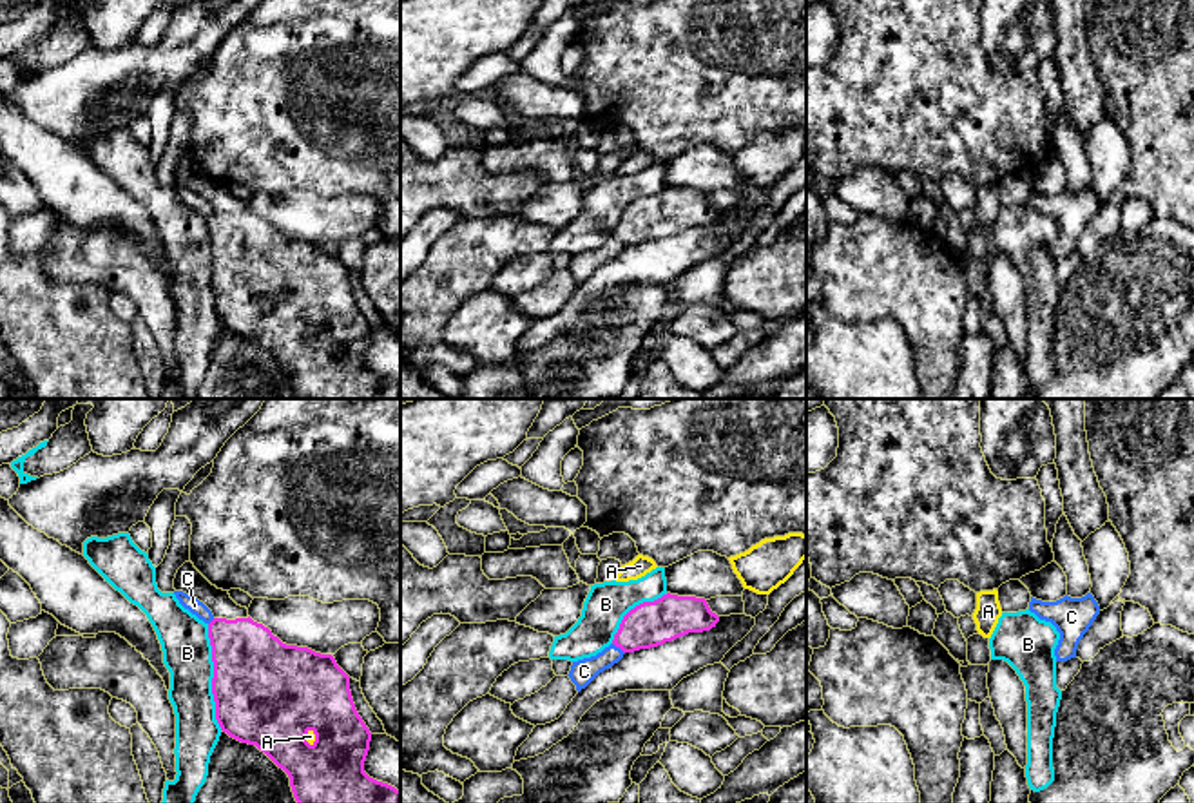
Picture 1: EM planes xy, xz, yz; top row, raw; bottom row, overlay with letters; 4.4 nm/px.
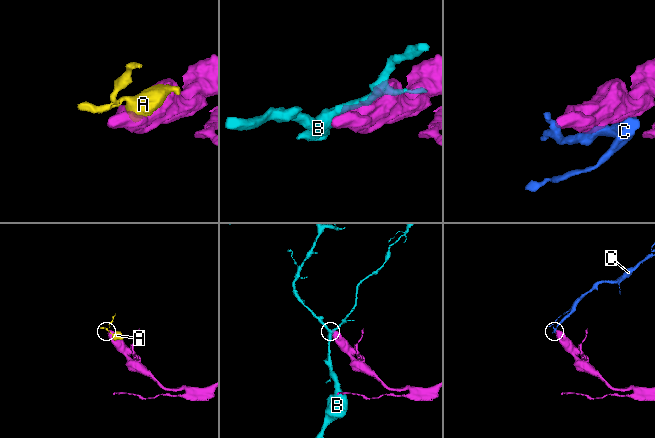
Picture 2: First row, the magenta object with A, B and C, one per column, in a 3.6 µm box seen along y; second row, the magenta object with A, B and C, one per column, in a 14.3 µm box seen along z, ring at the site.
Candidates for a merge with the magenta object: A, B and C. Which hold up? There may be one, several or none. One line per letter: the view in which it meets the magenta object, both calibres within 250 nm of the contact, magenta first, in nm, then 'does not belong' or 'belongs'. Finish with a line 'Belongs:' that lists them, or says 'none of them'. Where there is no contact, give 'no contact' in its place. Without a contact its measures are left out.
A: xy | 400/50 nm | does not belong
B: xy | 460/220 nm | does not belong
C: xz | 200/110 nm | does not belong
Belongs: none of them

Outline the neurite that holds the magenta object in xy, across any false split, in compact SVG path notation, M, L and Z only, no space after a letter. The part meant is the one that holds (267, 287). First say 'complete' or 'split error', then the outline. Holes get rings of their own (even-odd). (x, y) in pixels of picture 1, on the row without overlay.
complete; M250 210L214 212L208 232L221 324L255 339L283 363L299 399L400 399L400 384L364 366L371 326L355 303L350 270L332 248L286 239Z

